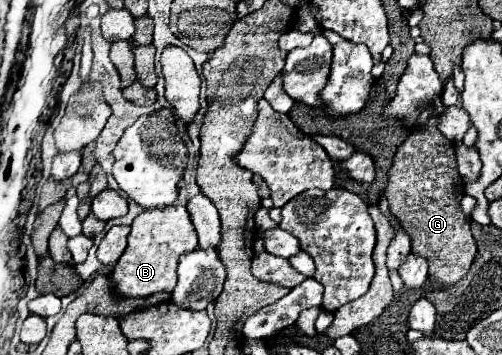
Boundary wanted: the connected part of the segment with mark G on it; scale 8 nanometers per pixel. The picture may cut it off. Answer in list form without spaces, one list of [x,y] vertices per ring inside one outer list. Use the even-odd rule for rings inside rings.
[[[433,118],[425,128],[413,130],[397,148],[385,196],[391,214],[397,216],[403,230],[409,234],[413,252],[427,258],[429,278],[435,280],[439,288],[449,288],[461,280],[475,258],[475,238],[459,206],[465,188],[455,164],[455,144],[437,130]]]

